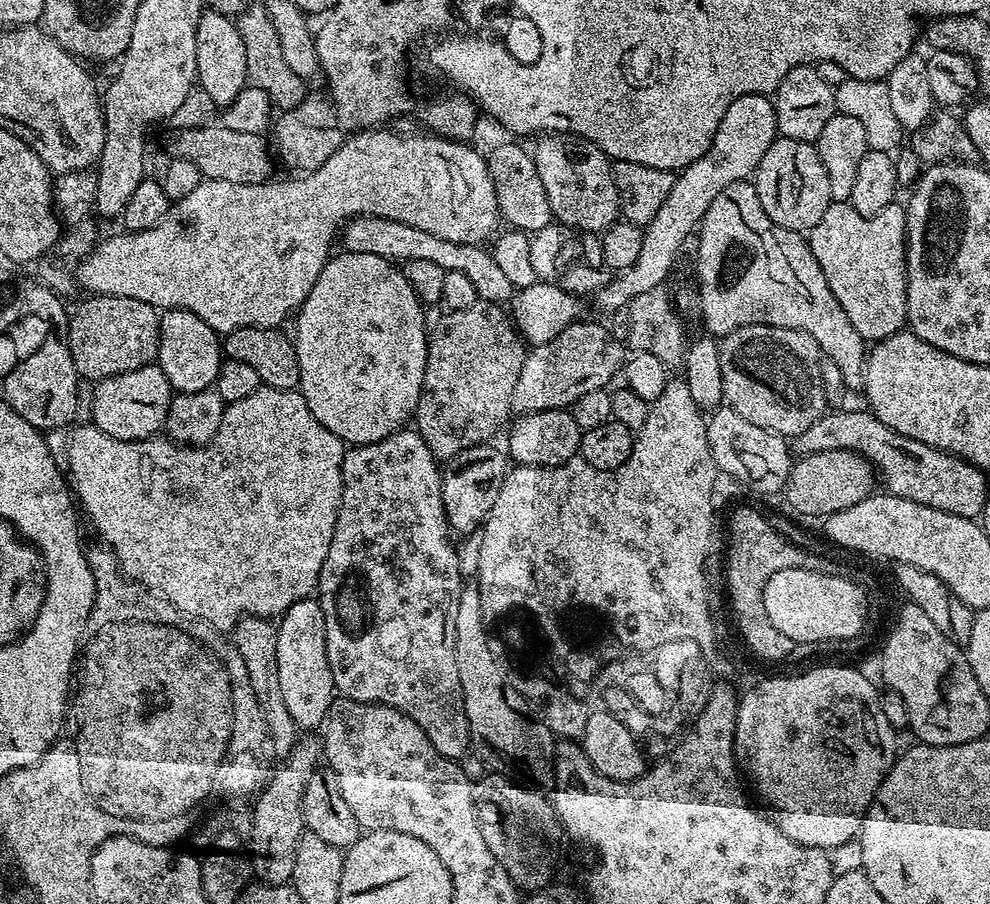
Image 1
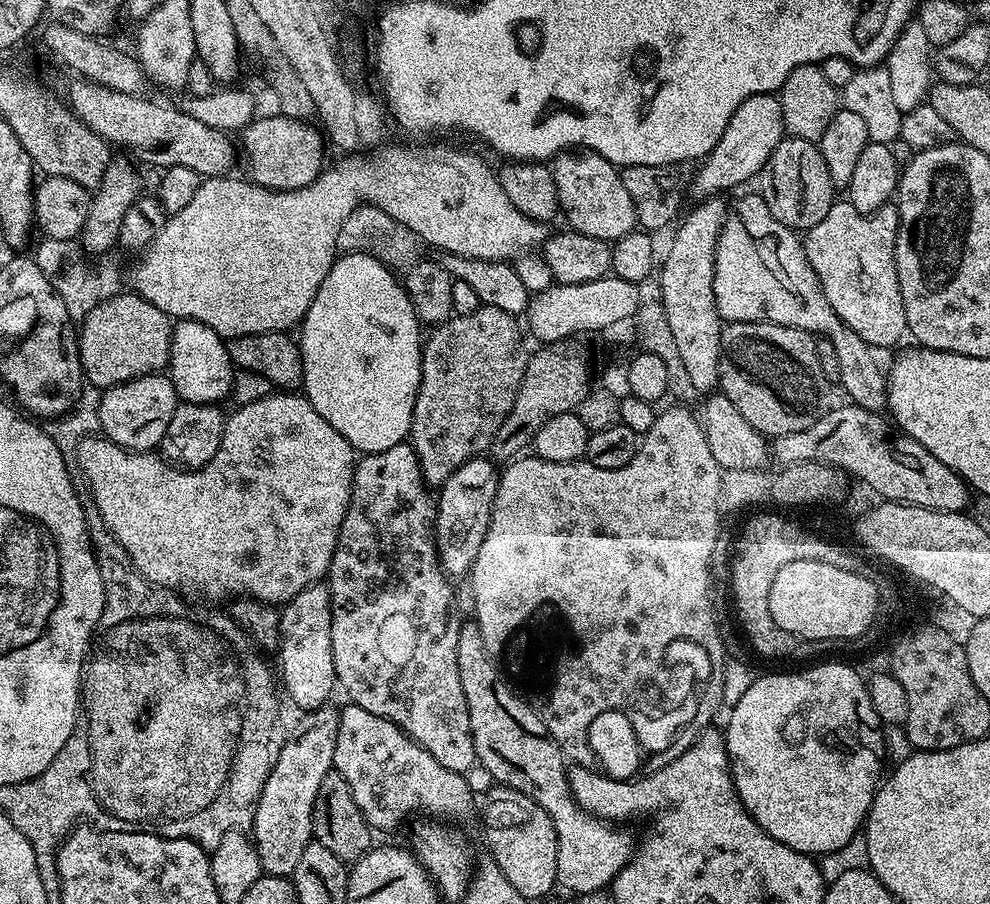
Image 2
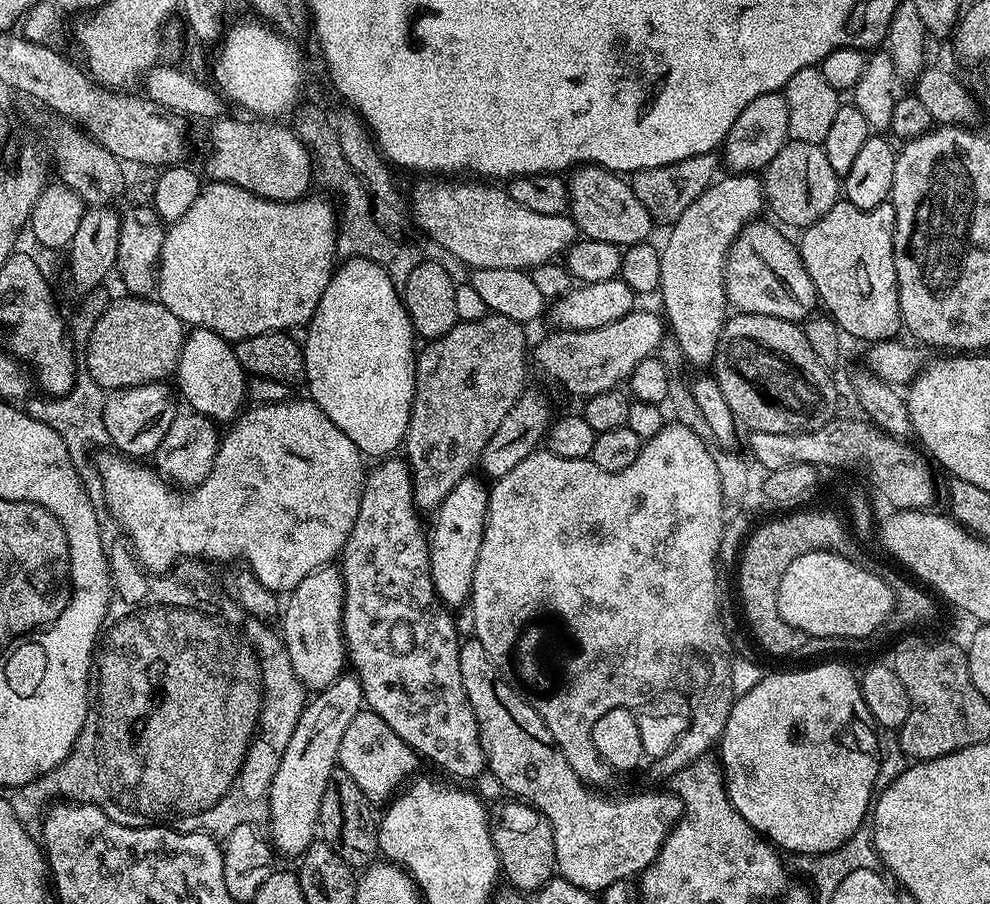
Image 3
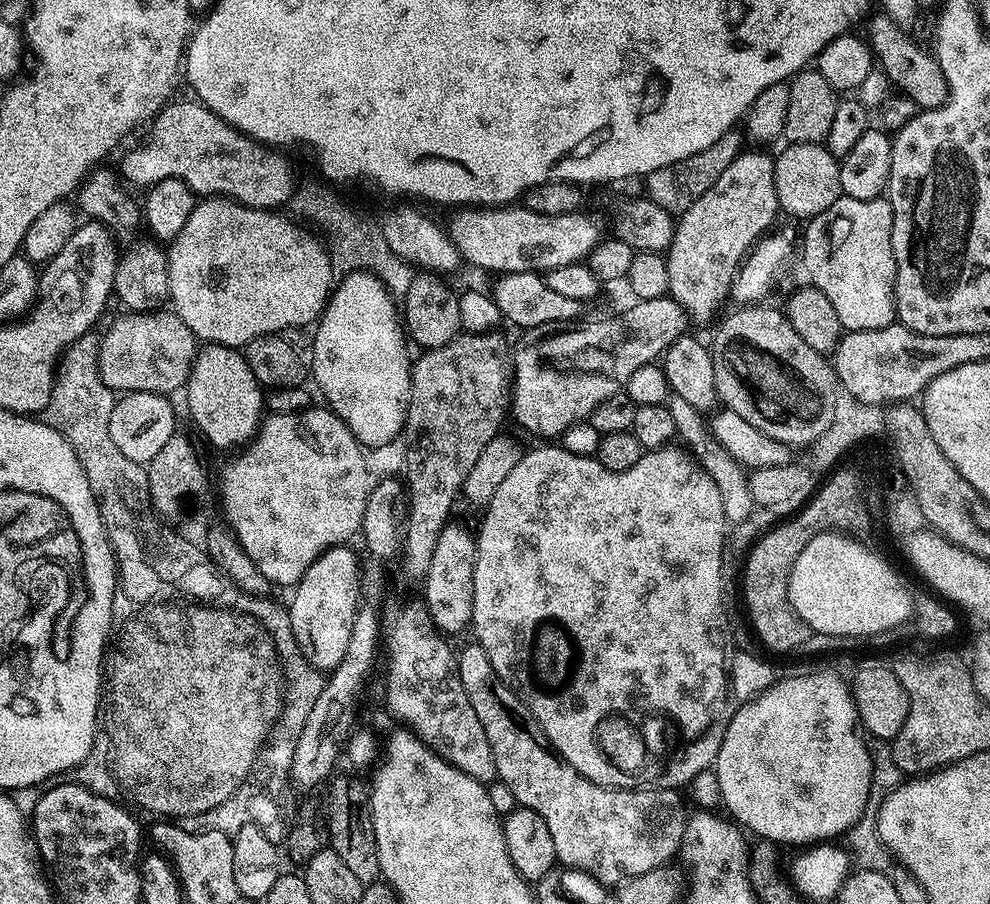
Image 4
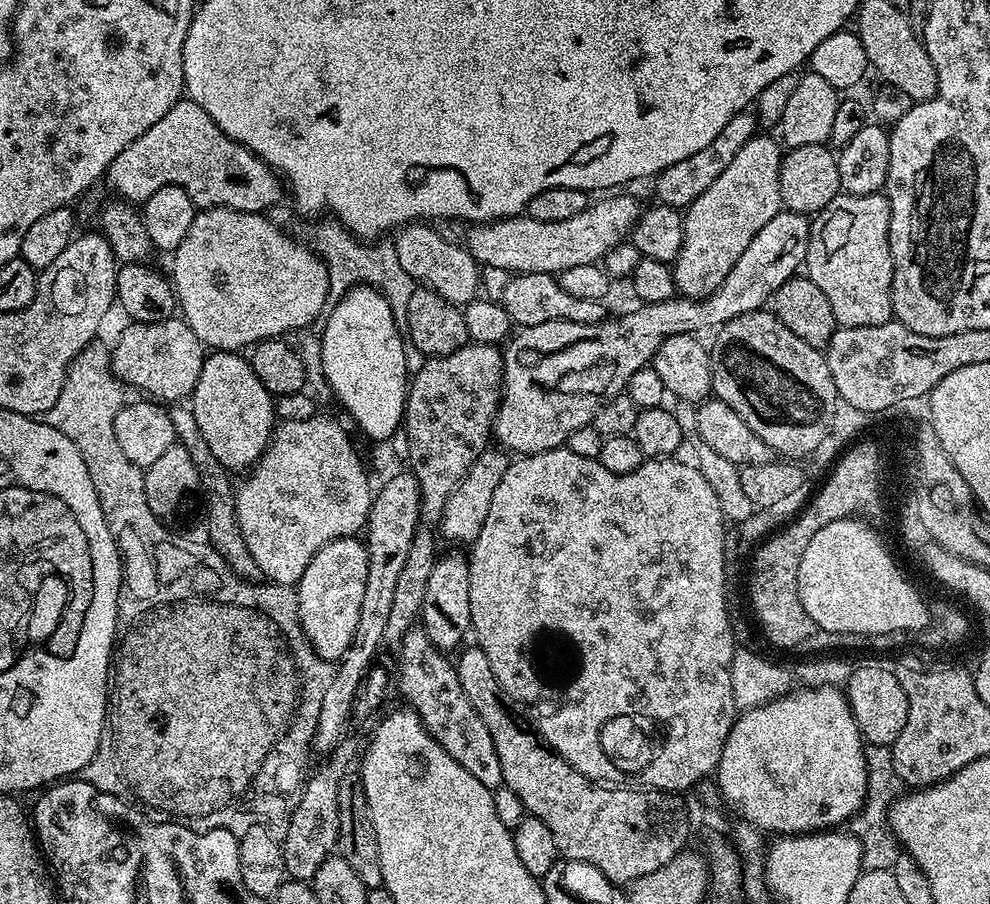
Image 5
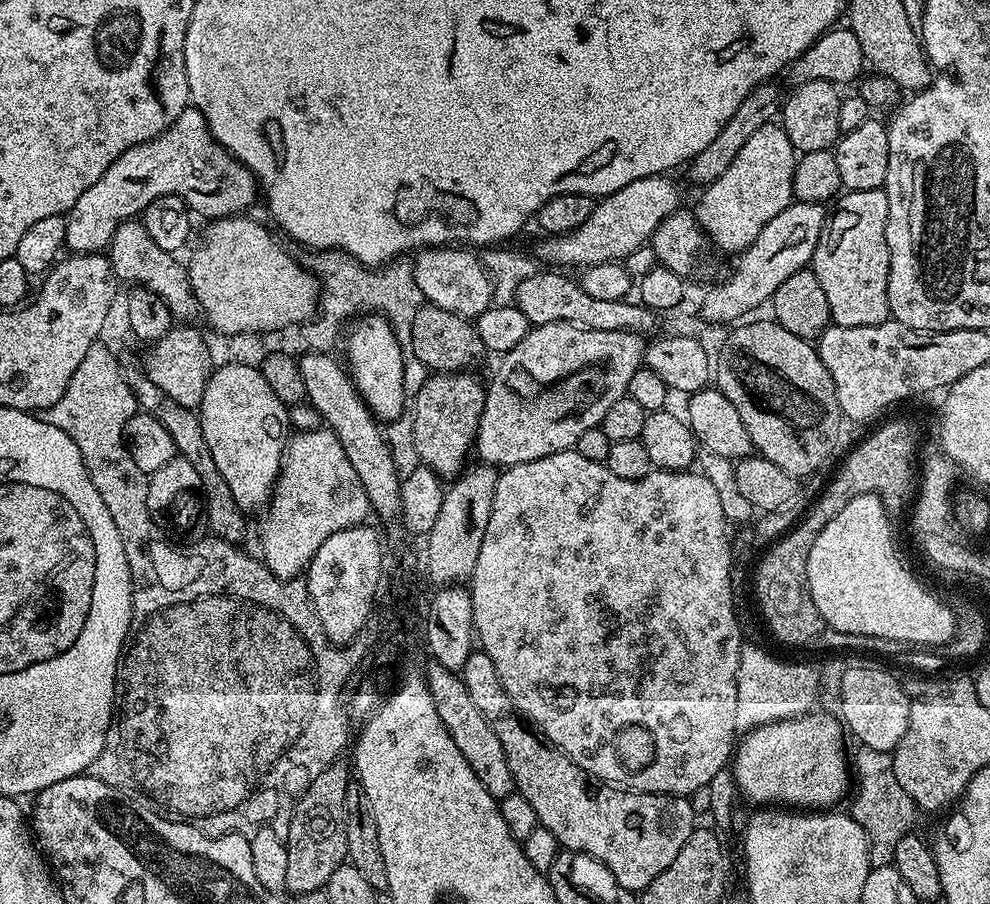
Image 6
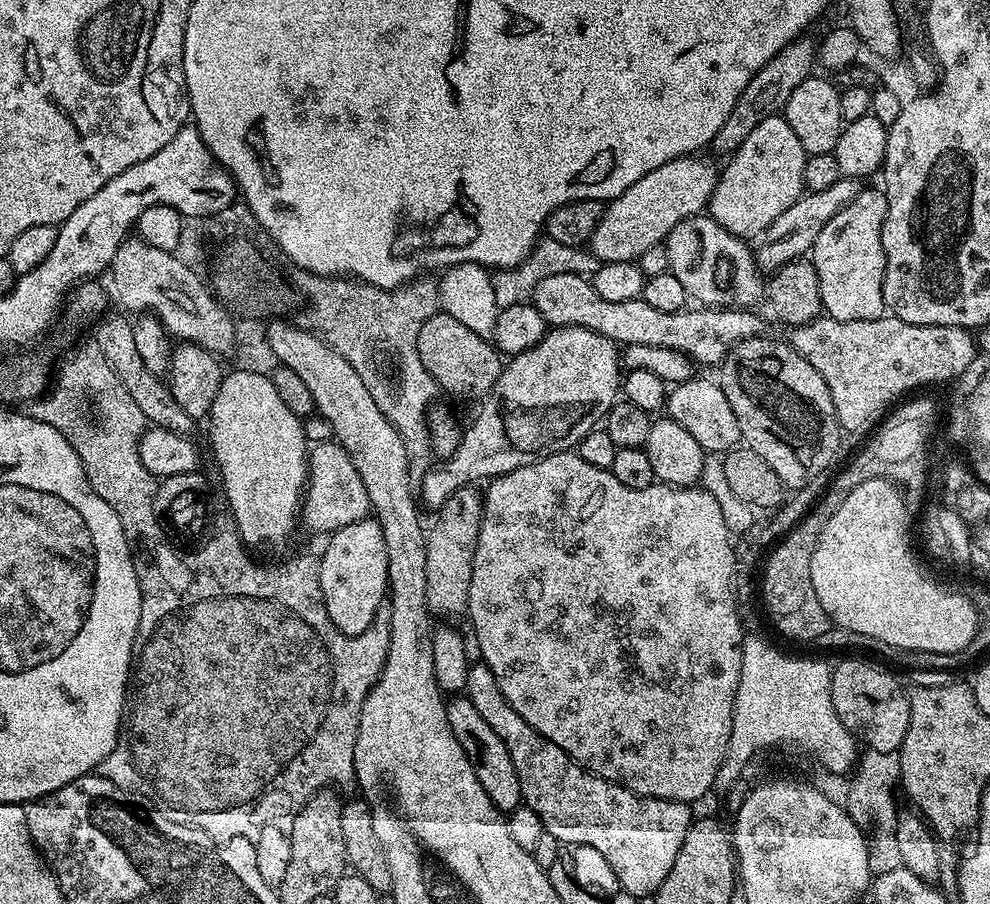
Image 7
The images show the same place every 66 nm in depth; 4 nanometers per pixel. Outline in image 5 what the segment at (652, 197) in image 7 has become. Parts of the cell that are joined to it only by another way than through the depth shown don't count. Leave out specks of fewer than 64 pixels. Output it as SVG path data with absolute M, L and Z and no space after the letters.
M608 194L597 204L589 203L582 214L574 214L574 218L565 218L563 222L538 222L530 215L521 214L505 220L473 223L466 241L468 253L485 269L501 268L509 274L559 274L570 270L570 266L597 263L610 249L629 239L640 219L642 208L636 205L635 198L616 195L620 194Z

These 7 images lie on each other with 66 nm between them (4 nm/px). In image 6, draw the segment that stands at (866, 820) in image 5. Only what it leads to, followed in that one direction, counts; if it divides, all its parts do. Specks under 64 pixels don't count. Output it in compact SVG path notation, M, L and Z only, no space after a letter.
M859 747L852 764L854 771L854 787L852 790L852 809L850 815L859 825L862 825L863 832L867 835L868 840L868 860L872 868L886 868L893 865L894 852L897 850L897 844L901 838L906 836L912 825L920 815L920 810L913 802L913 799L906 794L899 785L898 778L895 777L894 764L891 753L880 750L870 750L869 748Z

